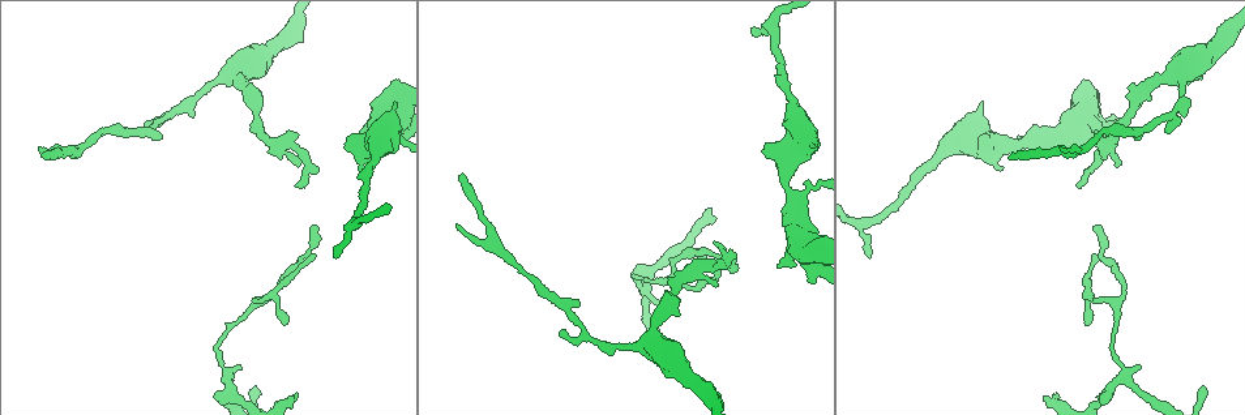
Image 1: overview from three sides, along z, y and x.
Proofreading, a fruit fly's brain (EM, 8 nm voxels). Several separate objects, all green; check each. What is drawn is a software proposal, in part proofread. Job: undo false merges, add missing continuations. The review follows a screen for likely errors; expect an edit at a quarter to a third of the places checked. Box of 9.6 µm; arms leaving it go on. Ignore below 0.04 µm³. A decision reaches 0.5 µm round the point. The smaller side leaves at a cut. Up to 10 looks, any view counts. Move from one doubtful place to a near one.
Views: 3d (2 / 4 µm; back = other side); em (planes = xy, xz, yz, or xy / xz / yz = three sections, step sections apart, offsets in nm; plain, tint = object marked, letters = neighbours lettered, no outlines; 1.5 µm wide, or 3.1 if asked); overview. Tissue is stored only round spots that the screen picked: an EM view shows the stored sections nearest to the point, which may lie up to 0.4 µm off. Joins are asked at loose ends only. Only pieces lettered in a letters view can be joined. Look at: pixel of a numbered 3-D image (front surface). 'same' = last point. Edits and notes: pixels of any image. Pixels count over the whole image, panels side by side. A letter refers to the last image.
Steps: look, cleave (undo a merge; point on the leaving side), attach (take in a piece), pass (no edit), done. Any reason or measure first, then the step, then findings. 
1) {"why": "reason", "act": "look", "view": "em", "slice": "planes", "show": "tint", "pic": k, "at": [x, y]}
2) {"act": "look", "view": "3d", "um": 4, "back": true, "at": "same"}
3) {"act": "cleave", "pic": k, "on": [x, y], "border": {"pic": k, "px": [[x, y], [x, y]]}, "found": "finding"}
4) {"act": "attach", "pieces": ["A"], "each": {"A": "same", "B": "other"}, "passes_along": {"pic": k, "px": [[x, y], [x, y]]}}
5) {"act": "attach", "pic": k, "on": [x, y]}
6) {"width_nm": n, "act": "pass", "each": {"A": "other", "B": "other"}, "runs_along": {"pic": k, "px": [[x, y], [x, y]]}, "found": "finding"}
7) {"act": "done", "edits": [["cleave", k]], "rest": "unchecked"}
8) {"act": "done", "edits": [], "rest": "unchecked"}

{"why": "branch stops here", "act": "look", "view": "em", "slice": "planes", "show": "letters", "pic": 1, "at": [717, 284]}

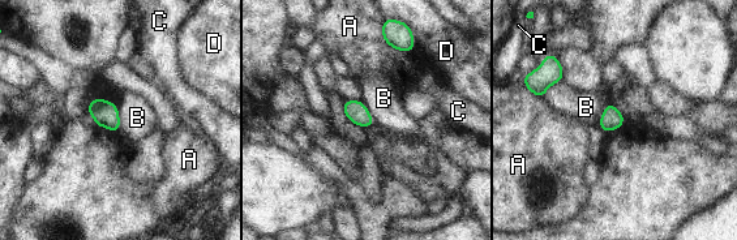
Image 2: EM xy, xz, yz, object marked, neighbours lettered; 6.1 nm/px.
{"longest_contact_nm": ["A", 240], "act": "pass", "each": {"A": "other", "B": "other", "C": "other", "D": "other"}, "border": {"pic": 2, "px": [[112, 102], [118, 110], [120, 129]]}, "found": "no lettered piece goes on from it"}

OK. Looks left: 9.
{"why": "a narrow waist", "act": "look", "view": "3d", "um": 4, "pic": 1, "at": [620, 350]}

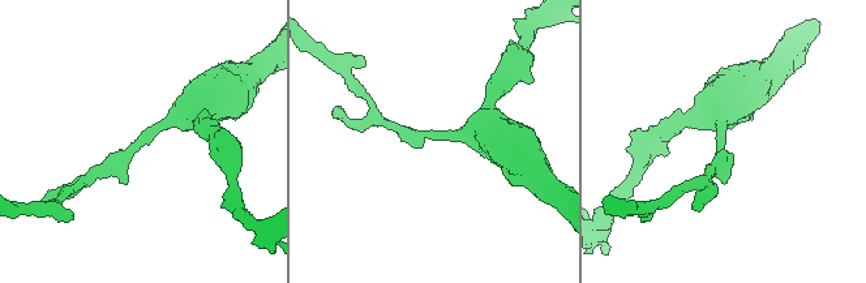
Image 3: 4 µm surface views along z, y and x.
{"arm_widths_nm": [160, 340], "why": "need the tissue", "act": "look", "view": "em", "slice": "planes", "show": "letters", "pic": 3, "at": [720, 144]}

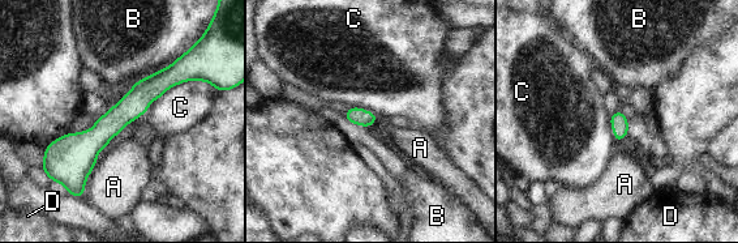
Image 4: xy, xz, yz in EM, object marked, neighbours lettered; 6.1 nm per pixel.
{"act": "pass", "each": {"A": "other", "B": "other", "C": "other", "D": "other"}, "runs_along": {"pic": 4, "px": [[187, 77], [54, 158]]}, "found": "continuous, no second cell"}

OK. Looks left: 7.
{"why": "thin end", "act": "look", "view": "em", "slice": "planes", "show": "letters", "pic": 1, "at": [1084, 325]}

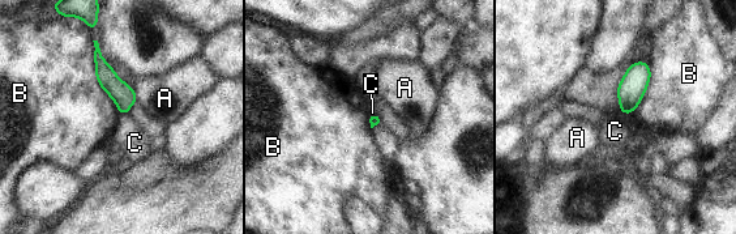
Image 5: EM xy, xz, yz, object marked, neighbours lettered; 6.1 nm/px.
{"act": "pass", "each": {"A": "other", "B": "other", "C": "other"}, "border": {"pic": 5, "px": [[92, 41], [95, 80], [120, 114]]}, "found": "no lettered piece goes on from it"}

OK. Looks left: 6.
{"why": "free end", "act": "look", "view": "3d", "um": 2, "pic": 1, "at": [656, 304]}

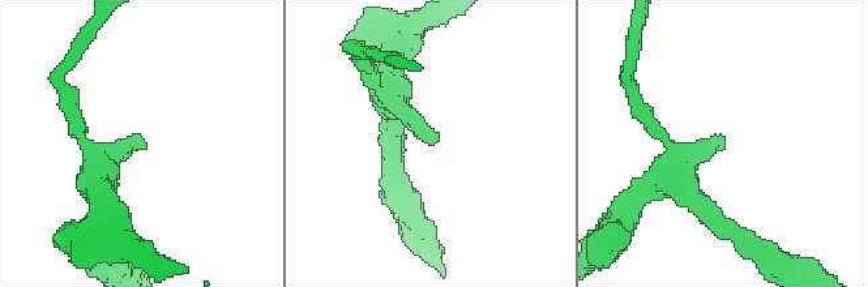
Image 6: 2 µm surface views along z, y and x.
{"why": "need the tissue", "act": "look", "view": "em", "slice": "planes", "show": "letters", "pic": 6, "at": [725, 140]}

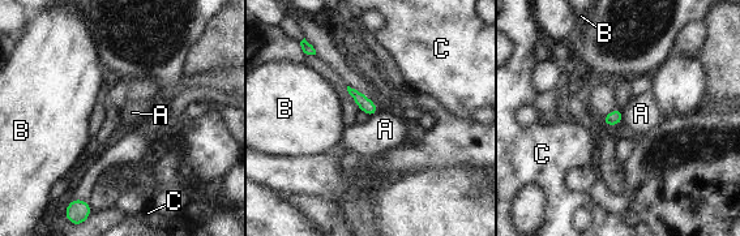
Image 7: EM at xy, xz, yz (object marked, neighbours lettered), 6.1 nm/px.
{"act": "pass", "each": {"A": "other", "B": "other", "C": "other"}, "border": {"pic": 7, "px": [[620, 110], [621, 123]]}, "found": "no lettered piece goes on from it"}

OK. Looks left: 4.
{"act": "done", "edits": [], "rest": "unchecked"}

